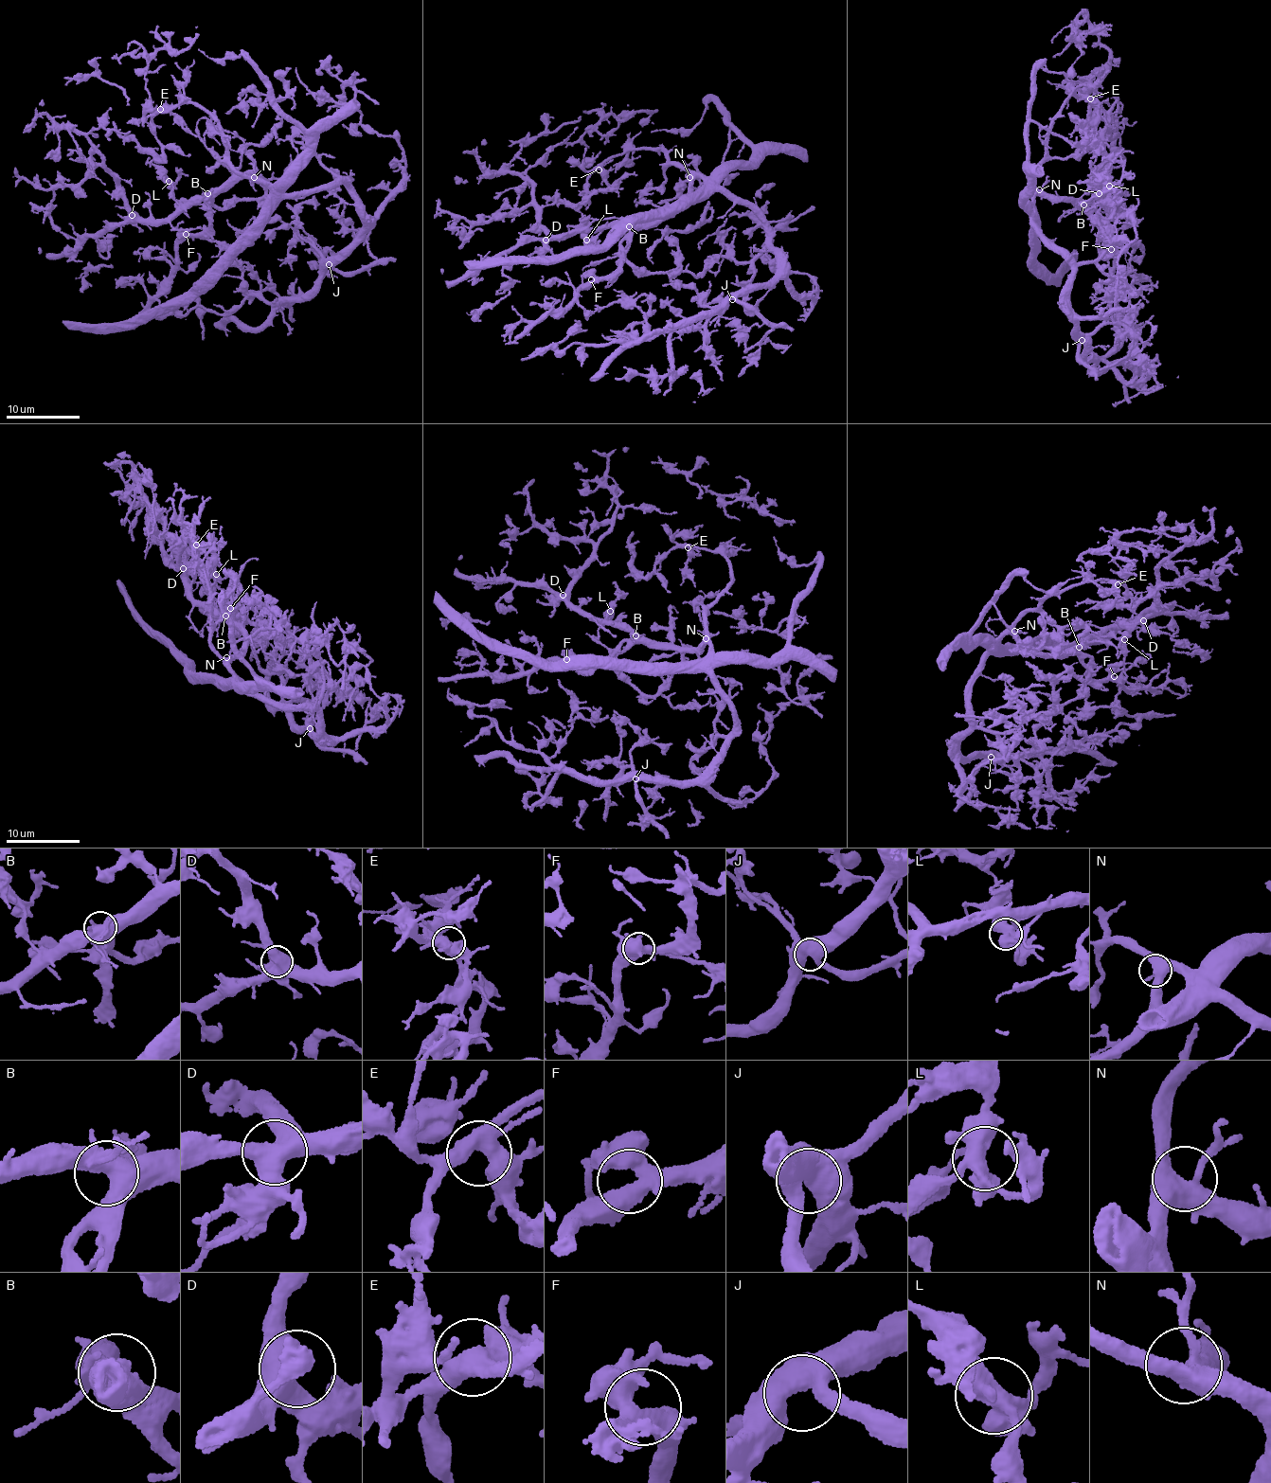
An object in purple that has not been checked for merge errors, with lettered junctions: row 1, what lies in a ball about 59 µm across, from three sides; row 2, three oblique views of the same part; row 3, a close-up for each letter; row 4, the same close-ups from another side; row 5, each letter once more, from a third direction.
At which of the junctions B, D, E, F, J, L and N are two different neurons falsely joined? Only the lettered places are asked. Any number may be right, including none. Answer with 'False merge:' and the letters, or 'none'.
False merge: none

